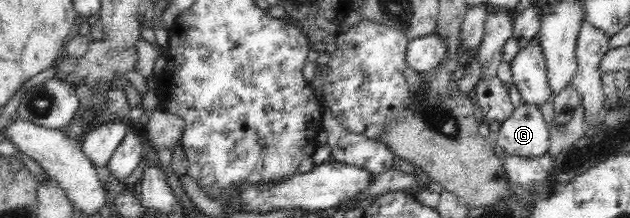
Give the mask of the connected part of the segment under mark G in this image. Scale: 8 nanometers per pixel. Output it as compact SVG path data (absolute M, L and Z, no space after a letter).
M523 104L501 124L495 139L505 156L542 156L548 153L549 128L534 104Z

